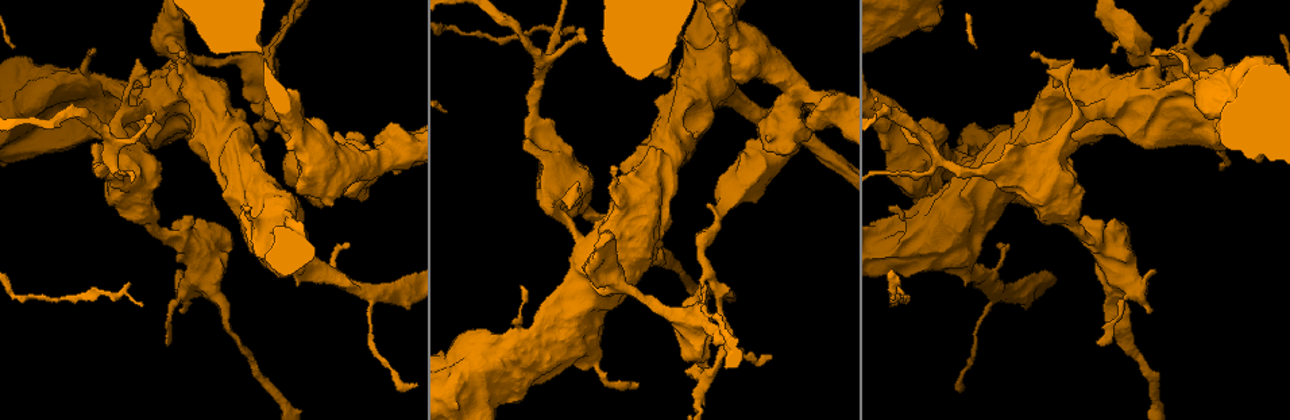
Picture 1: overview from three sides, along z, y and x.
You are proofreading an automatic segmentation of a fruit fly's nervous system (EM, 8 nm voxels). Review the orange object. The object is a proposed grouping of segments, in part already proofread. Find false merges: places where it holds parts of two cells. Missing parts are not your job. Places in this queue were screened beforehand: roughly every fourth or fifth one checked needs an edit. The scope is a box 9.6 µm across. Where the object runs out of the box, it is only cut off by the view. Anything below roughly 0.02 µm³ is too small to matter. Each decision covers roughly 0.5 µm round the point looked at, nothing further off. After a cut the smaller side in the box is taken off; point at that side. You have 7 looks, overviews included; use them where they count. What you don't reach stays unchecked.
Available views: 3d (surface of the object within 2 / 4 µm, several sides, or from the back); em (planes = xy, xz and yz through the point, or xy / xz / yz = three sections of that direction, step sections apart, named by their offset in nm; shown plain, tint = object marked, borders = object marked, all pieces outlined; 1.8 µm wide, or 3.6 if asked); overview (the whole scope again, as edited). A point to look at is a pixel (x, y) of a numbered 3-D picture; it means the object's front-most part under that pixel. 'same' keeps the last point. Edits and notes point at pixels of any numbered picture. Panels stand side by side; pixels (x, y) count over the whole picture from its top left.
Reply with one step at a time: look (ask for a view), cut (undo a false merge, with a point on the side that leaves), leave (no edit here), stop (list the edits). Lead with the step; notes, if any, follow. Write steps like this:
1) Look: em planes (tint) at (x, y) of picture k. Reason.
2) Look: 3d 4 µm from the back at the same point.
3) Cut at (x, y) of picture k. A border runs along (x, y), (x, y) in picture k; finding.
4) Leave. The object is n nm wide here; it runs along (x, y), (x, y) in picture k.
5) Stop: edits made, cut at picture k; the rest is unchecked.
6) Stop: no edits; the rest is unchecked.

Look: 3d 4 µm from the back at (276, 38) of picture 1. Thick turns thin.

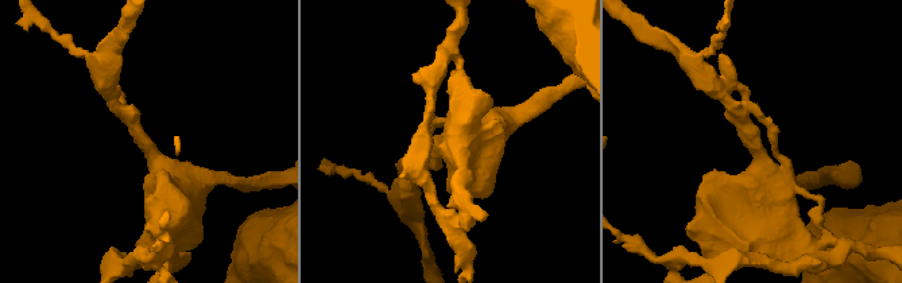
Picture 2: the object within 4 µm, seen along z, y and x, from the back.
Look: em 3.6 µm xz step 4 (tint) at (145, 142) of picture 2.

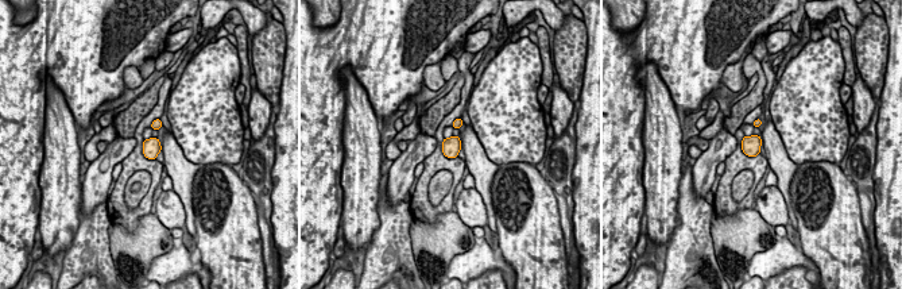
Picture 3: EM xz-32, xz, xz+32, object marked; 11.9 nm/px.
Leave. The object is 220 nm wide here; one cell here.

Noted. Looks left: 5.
Look: em planes (tint) at (709, 287) of picture 1. Branch point.

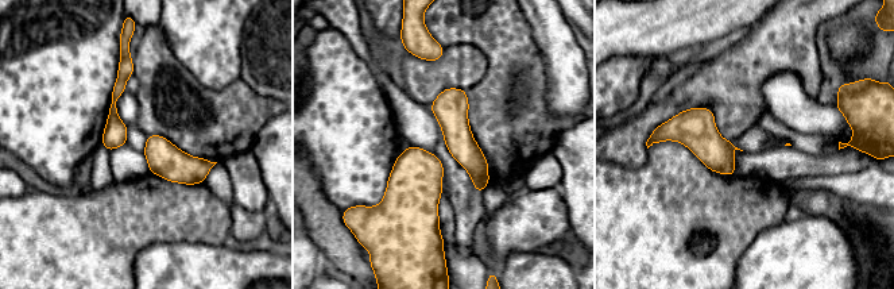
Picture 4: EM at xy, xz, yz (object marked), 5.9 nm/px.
Cut at (123, 74) of picture 4. The part that leaves runs along (460, 92), (457, 137), (479, 187) in picture 4; a second cell is stuck on.

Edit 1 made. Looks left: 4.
Look: em 3.6 µm planes (tint) at (1112, 279) of picture 1. Thick turns thin.

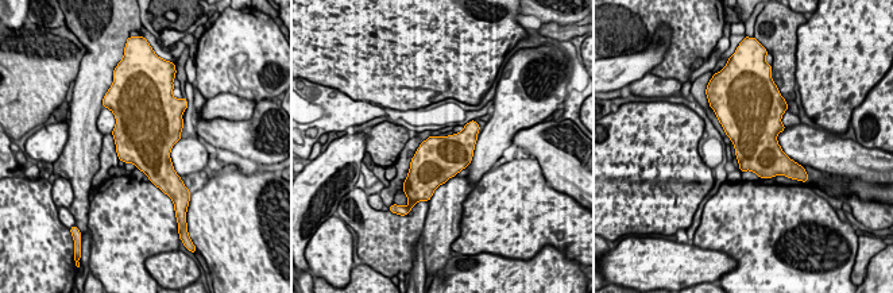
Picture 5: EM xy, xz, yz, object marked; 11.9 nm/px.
Leave. One cell here.

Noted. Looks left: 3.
Stop: edits made, cut at picture 4; the rest is unchecked.

